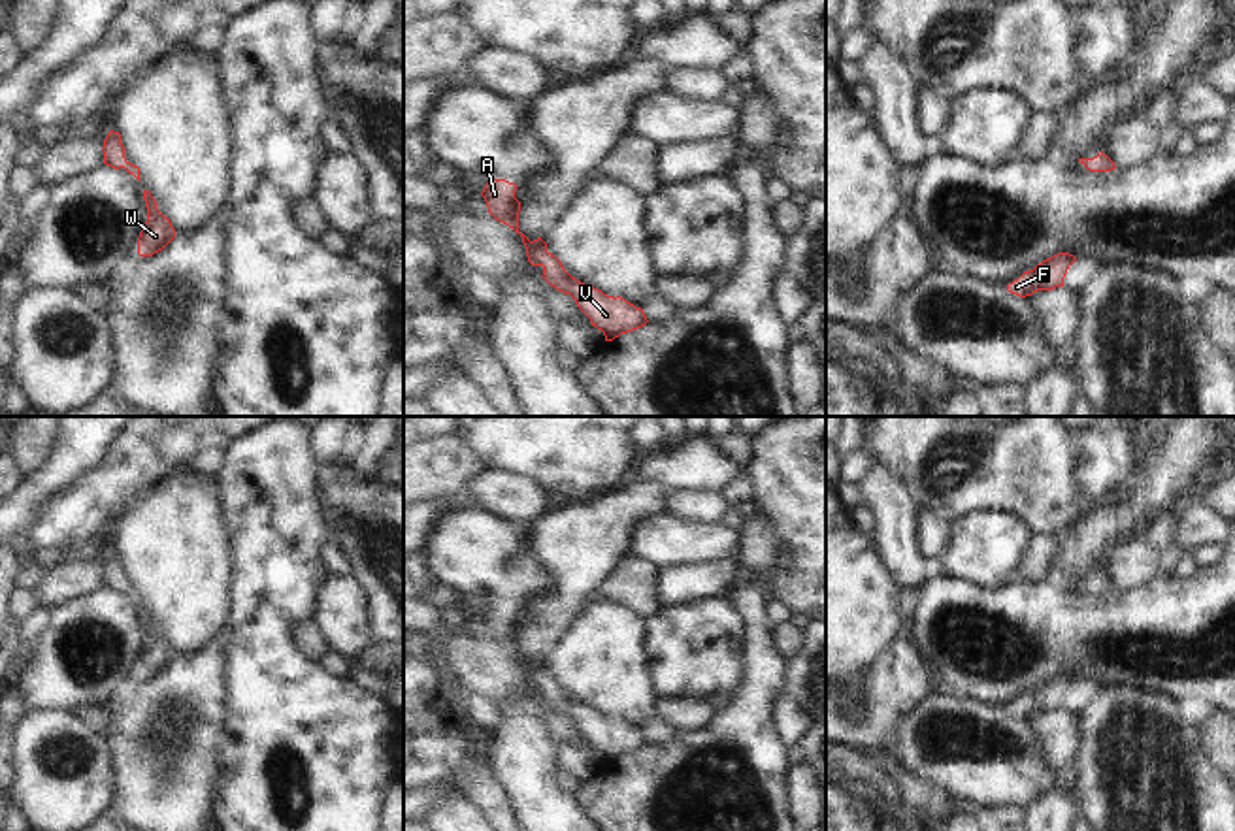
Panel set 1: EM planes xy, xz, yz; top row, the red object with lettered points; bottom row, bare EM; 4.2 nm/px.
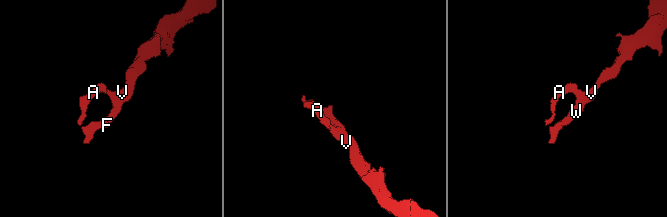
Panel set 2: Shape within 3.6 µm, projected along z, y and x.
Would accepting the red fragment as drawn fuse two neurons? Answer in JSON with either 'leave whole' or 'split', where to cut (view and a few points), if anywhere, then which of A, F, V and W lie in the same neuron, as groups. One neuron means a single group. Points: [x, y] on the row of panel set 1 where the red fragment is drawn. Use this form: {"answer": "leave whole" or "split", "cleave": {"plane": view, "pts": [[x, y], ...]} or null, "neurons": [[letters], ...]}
{"answer": "leave whole", "cleave": null, "neurons": [["A", "F", "V", "W"]]}

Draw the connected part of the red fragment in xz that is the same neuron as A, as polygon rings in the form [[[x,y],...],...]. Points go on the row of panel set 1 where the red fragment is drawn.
[[[488,179],[481,196],[486,202],[488,213],[522,237],[528,262],[543,268],[541,277],[556,290],[569,294],[577,307],[590,318],[592,326],[603,332],[605,341],[613,341],[620,334],[645,326],[649,320],[641,307],[577,281],[564,269],[562,262],[547,251],[547,243],[541,237],[530,241],[519,232],[520,202],[515,198],[515,190],[515,183]]]

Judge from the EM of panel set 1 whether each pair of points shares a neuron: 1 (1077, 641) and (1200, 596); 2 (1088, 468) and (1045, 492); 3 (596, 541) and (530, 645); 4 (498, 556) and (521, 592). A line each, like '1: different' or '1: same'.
1: same
2: different
3: same
4: same

